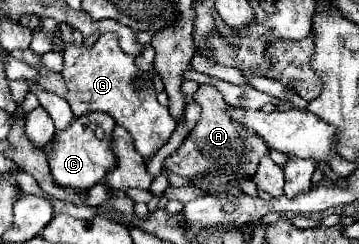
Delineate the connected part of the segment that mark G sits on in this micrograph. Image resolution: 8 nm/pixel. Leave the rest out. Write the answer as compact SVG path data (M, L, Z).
M64 22L60 24L60 34L64 40L62 78L68 88L66 100L74 116L88 112L110 114L116 124L128 130L128 134L134 138L136 152L144 158L144 162L148 162L168 142L176 128L176 120L170 116L168 108L160 106L156 100L152 78L136 66L134 56L128 56L120 50L114 34L102 34L92 48L76 48L72 42L72 28Z

